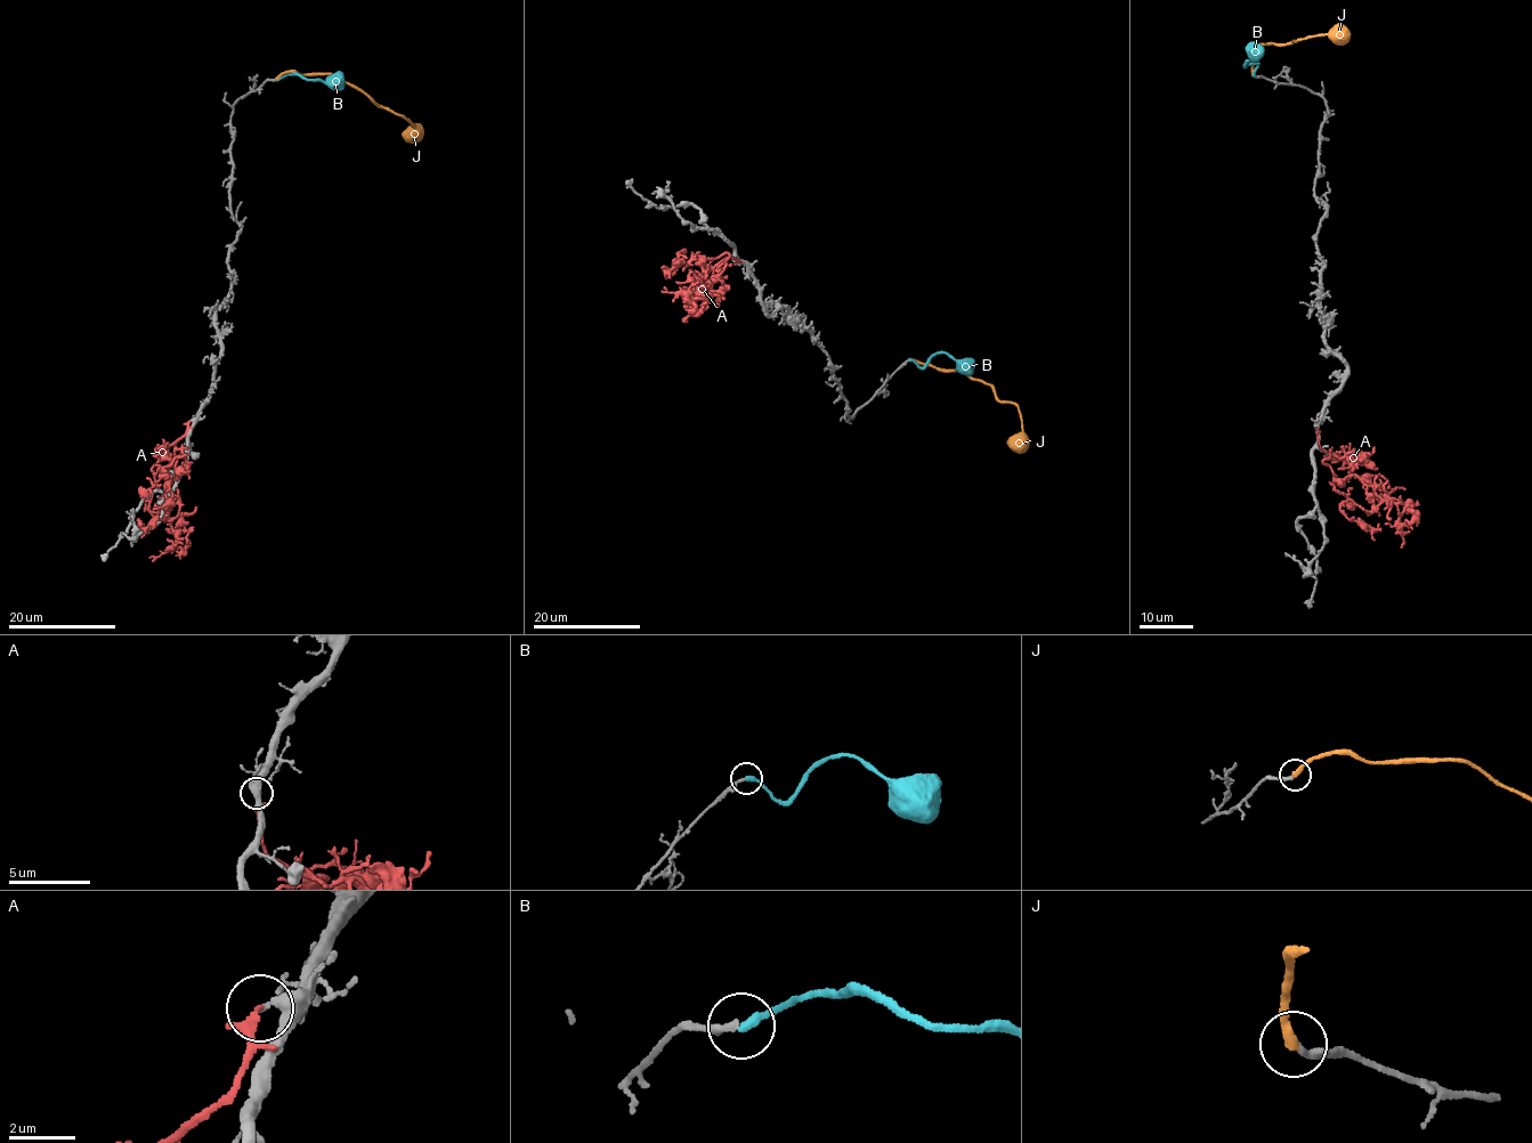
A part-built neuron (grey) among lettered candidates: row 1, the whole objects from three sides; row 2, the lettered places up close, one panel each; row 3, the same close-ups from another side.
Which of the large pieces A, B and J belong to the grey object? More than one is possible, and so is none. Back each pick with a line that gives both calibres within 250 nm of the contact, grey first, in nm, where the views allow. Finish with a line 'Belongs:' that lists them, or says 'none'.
B: 240/260 nm
Belongs: B

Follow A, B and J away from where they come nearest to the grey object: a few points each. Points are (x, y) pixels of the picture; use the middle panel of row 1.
A: (740, 262), (726, 258), (720, 267), (724, 253), (703, 260), (705, 301), (688, 296), (703, 308)
B: (909, 359), (924, 367), (932, 356), (946, 351), (972, 373)
J: (909, 359), (942, 370), (963, 370), (991, 387), (1000, 400), (1018, 407), (1023, 442), (1020, 453)

